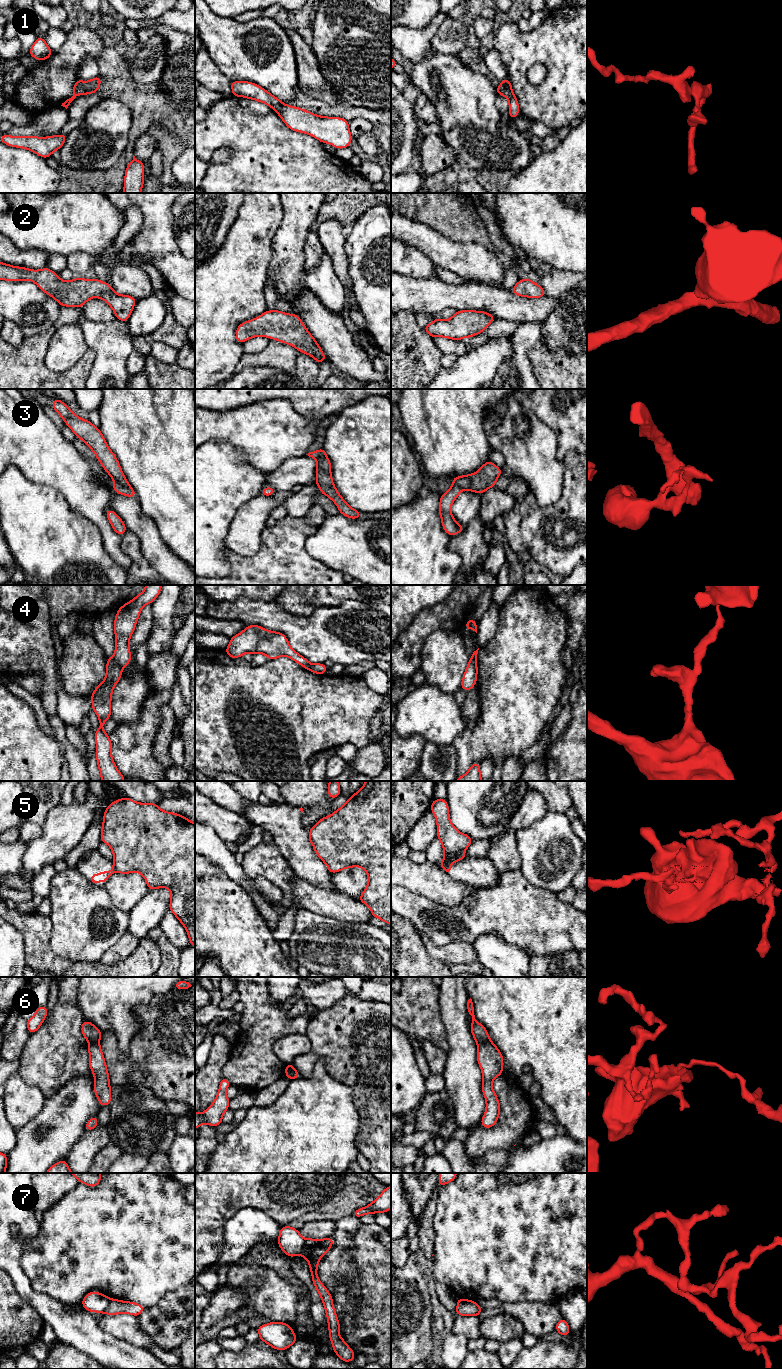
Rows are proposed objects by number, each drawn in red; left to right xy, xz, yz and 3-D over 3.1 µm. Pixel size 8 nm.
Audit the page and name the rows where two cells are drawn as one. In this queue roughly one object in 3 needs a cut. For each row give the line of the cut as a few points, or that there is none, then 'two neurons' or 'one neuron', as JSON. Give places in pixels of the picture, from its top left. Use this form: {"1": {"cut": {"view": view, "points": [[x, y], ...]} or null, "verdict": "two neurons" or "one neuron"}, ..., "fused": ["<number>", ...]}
{"1": {"cut": {"view": "xy", "points": [[83, 82], [85, 93]]}, "verdict": "two neurons"}, "2": {"cut": null, "verdict": "one neuron"}, "3": {"cut": {"view": "xy", "points": [[114, 481], [129, 486]]}, "verdict": "two neurons"}, "4": {"cut": {"view": "xy", "points": [[112, 657], [121, 668]]}, "verdict": "two neurons"}, "5": {"cut": {"view": "xy", "points": [[113, 863], [116, 871]]}, "verdict": "two neurons"}, "6": {"cut": {"view": "yz", "points": [[489, 1039], [478, 1044]]}, "verdict": "two neurons"}, "7": {"cut": {"view": "xz", "points": [[305, 1240], [300, 1254]]}, "verdict": "two neurons"}, "fused": ["1", "3", "4", "5", "6", "7"]}

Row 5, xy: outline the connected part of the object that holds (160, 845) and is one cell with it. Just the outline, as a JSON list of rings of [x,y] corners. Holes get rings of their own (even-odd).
[[[124,797],[117,801],[113,801],[106,808],[103,817],[103,824],[102,824],[100,838],[101,838],[101,842],[106,843],[110,846],[114,854],[112,861],[116,869],[116,872],[122,874],[138,872],[142,874],[143,877],[145,878],[149,890],[166,887],[171,891],[169,910],[178,918],[178,920],[185,927],[188,933],[190,944],[195,947],[195,823],[180,814],[165,812],[161,810],[156,803],[137,803],[128,797]]]

